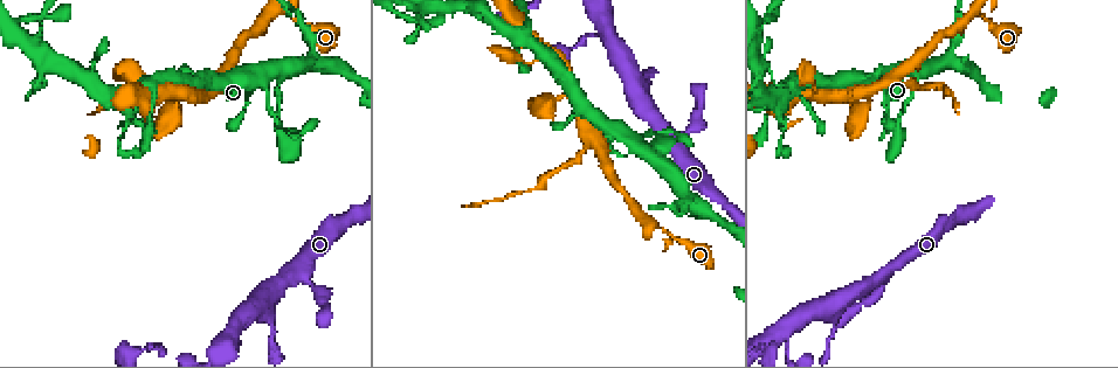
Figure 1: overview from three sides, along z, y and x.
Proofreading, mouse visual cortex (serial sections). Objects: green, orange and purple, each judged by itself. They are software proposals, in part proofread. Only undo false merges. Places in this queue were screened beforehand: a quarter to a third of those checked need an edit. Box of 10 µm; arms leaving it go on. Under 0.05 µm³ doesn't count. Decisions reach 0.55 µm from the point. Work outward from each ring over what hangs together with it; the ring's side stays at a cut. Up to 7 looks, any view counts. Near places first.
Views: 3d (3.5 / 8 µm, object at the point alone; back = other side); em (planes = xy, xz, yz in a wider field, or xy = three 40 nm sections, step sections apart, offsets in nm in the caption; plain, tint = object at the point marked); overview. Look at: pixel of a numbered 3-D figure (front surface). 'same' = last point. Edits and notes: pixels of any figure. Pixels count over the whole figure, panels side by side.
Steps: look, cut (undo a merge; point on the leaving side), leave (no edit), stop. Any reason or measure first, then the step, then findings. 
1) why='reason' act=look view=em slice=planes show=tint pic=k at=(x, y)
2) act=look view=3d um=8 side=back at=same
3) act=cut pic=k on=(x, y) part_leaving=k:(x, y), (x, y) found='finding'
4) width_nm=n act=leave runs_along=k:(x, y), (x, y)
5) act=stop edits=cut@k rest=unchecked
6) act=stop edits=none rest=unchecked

why='a fork' act=look view=3d um=3.5 pic=1 at=(311, 62)

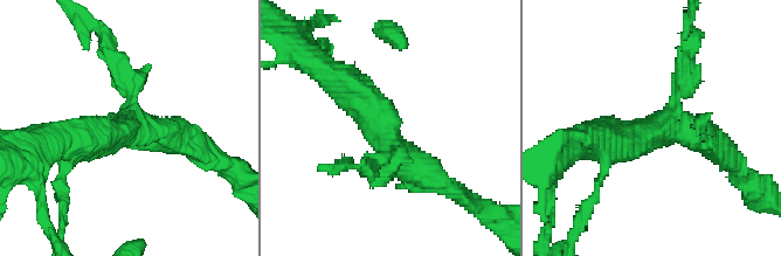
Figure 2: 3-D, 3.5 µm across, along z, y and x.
arms=3 arm_widths_nm=250,350,450 why='need the tissue' act=look view=em slice=xy step=5 show=tint pic=2 at=(675, 128)

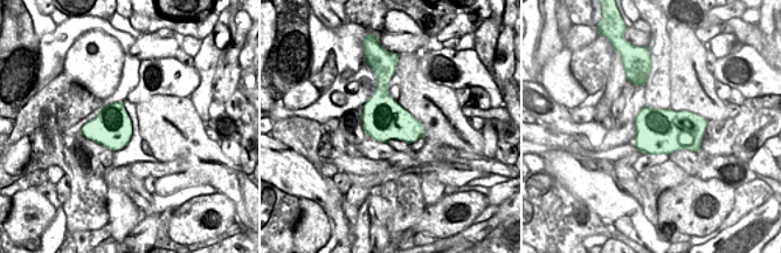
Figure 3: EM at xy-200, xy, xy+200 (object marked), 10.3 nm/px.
act=cut pic=2 on=(122, 56) part_leaving=2:(131, 94), (105, 33), (88, 29) found='two cells meet here'

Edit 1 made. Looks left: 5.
why='small branch off a trunk' act=look view=3d um=3.5 pic=1 at=(784, 94)

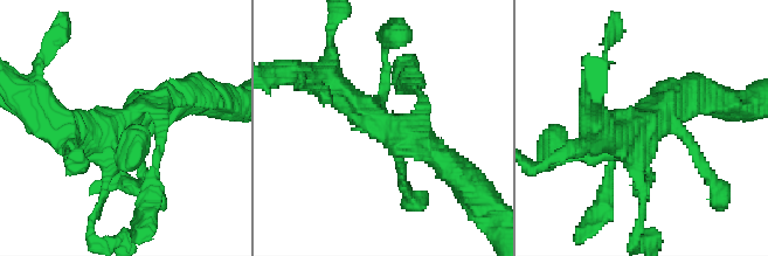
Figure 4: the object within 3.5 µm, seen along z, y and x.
act=look view=em slice=xy step=2 show=plain pic=4 at=(117, 124)

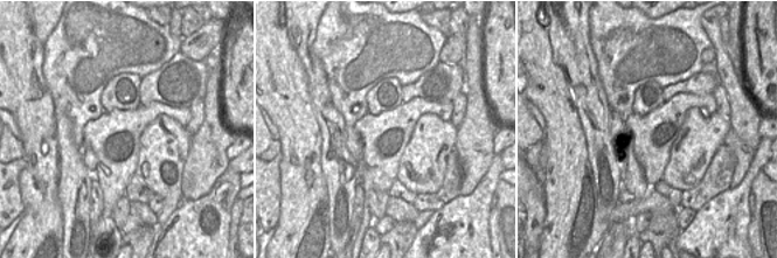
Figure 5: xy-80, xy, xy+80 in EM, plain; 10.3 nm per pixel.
why='where the object lies' act=look view=em slice=xy step=2 show=tint at=same

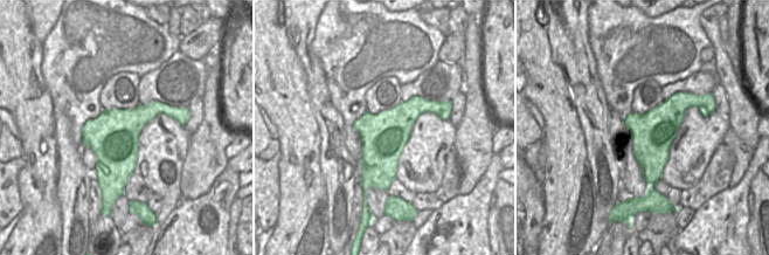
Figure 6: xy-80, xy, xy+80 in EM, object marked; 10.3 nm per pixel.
act=leave runs_along=4:(441, 159), (405, 144), (319, 78) found='one cell here'

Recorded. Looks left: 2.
why='arms part here' act=look view=3d um=3.5 pic=1 at=(771, 18)

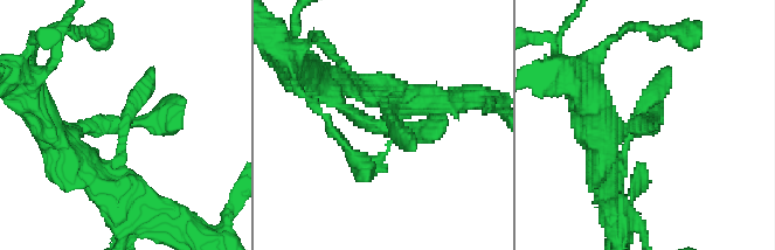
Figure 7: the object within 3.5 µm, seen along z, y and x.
why='need the tissue' act=look view=em slice=xy step=3 show=tint pic=7 at=(646, 124)

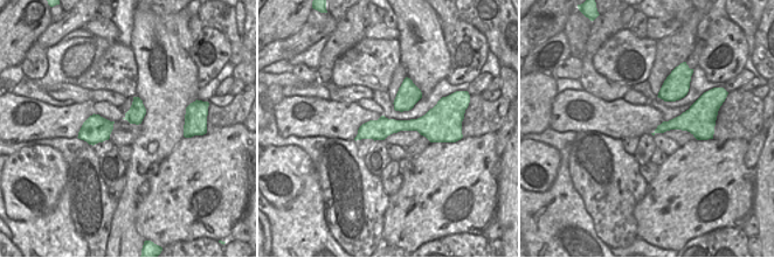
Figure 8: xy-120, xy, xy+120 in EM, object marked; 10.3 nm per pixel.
act=leave runs_along=7:(62, 143), (185, 99) found='continuous, no second cell'

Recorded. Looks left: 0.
act=stop edits=cut@2 rest=unchecked

